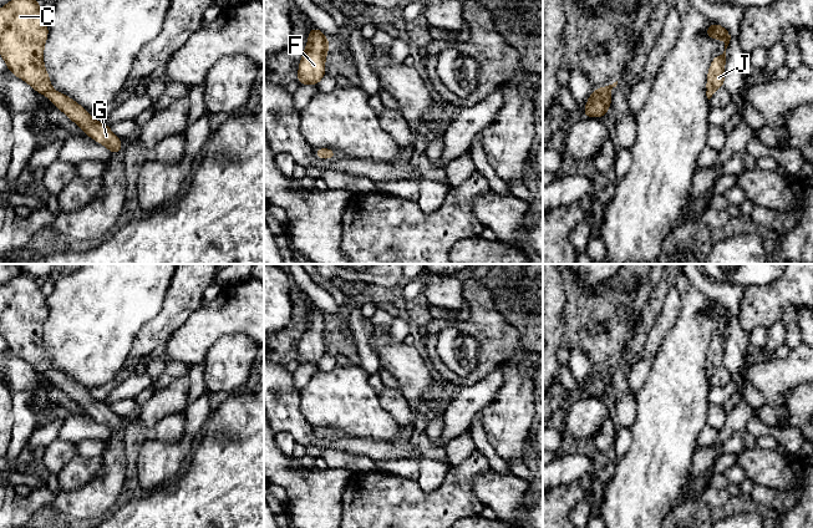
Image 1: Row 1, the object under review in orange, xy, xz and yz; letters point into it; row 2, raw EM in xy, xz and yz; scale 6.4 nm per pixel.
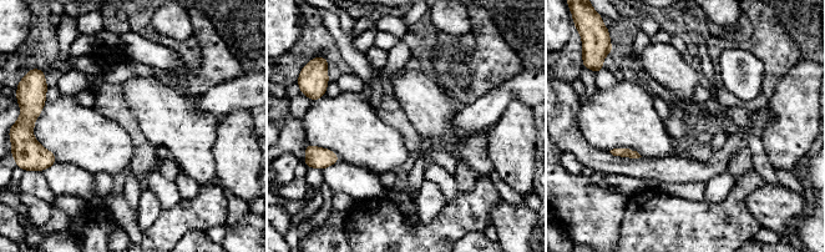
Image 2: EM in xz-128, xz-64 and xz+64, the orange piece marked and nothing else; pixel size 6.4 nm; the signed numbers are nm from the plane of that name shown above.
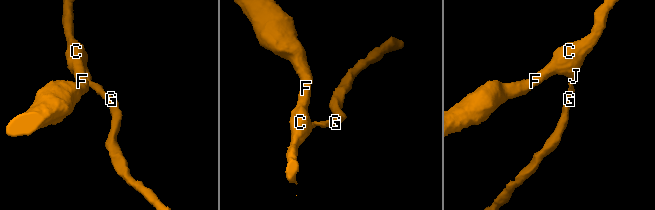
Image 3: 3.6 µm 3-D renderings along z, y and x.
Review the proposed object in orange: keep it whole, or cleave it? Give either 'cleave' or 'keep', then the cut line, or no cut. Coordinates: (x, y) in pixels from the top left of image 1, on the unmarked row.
keep | no cut

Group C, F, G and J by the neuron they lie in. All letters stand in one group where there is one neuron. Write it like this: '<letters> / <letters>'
C F G J

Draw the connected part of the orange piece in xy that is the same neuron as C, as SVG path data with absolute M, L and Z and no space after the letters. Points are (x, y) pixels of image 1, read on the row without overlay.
M26 274L0 286L0 335L7 349L45 374L60 390L77 402L85 413L105 423L111 435L122 430L122 420L105 401L97 401L71 376L55 370L44 345L44 325L49 315L40 281Z

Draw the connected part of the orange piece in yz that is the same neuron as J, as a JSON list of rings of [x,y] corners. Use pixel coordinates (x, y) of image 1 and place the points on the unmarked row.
[[[712,300],[711,305],[703,311],[706,315],[713,319],[722,318],[725,321],[725,330],[722,334],[713,336],[707,352],[706,375],[710,379],[712,374],[721,366],[725,361],[725,342],[726,342],[726,328],[730,323],[731,314],[727,308]]]

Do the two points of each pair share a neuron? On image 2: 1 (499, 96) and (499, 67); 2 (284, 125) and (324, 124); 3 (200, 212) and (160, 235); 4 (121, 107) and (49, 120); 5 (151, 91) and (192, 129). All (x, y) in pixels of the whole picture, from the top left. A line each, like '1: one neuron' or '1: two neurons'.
1: two neurons
2: two neurons
3: one neuron
4: two neurons
5: one neuron

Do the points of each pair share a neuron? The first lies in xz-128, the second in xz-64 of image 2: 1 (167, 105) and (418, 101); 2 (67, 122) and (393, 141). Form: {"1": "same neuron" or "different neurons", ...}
{"1": "same neuron", "2": "same neuron"}

